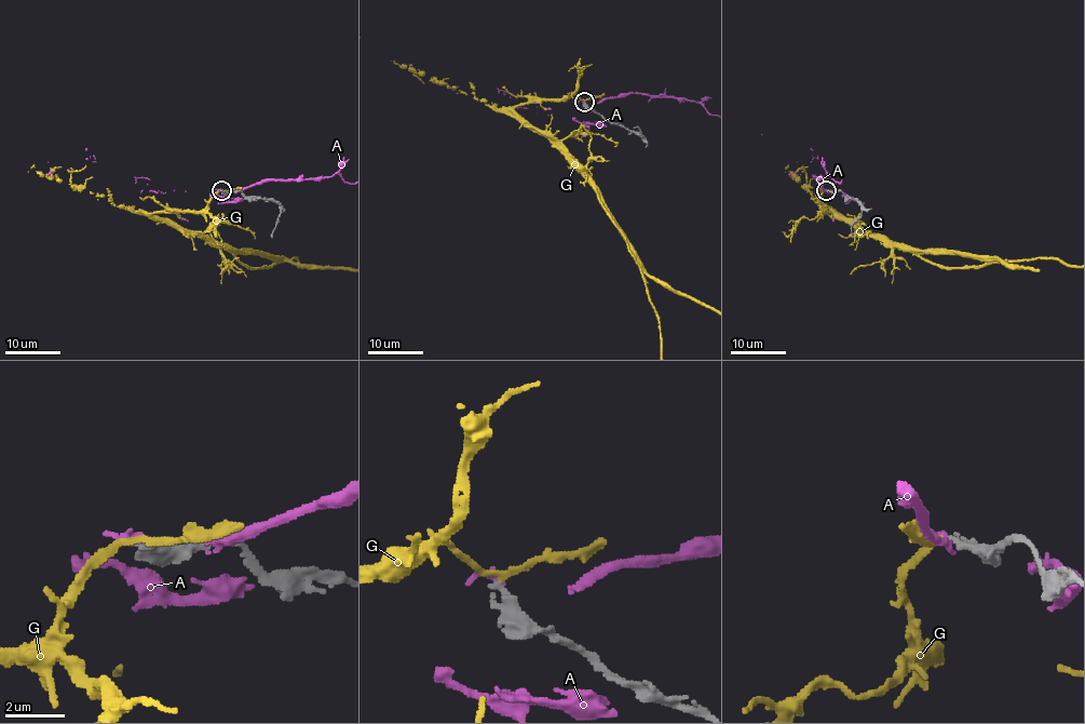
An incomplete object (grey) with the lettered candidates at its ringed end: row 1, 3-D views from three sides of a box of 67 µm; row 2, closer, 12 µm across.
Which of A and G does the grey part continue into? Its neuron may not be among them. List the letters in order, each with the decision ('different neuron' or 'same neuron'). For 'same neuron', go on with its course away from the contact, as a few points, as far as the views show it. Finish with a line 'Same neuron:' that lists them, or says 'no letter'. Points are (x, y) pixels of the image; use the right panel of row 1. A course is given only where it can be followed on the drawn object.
A: different neuron
G: same neuron
Same neuron: G

